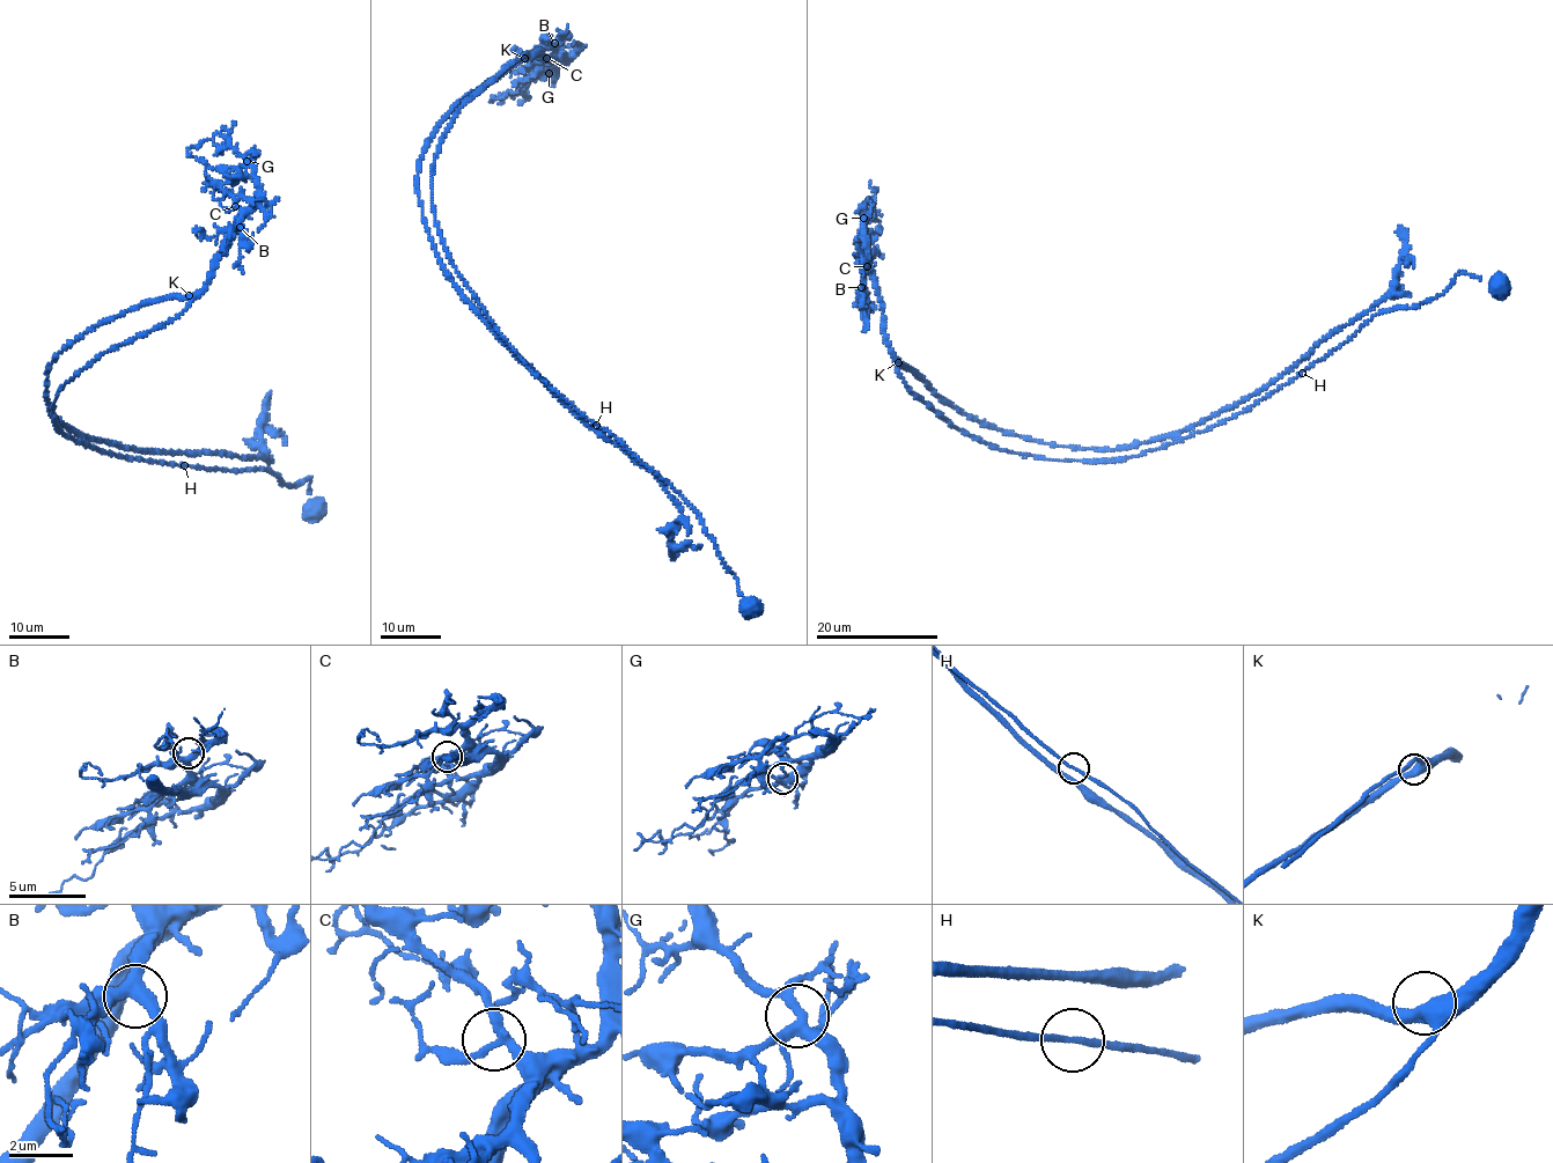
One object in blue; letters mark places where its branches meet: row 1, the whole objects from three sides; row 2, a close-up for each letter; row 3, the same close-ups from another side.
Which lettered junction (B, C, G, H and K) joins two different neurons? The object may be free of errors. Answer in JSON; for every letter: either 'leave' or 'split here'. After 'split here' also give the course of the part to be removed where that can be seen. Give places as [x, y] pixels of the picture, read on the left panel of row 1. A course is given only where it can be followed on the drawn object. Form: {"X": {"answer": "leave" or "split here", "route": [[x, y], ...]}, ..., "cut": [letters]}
{"B": {"answer": "leave"}, "C": {"answer": "leave"}, "G": {"answer": "leave"}, "H": {"answer": "leave"}, "K": {"answer": "leave"}, "cut": []}

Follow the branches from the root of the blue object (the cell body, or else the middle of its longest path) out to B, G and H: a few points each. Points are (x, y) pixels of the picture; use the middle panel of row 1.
B: (753, 606), (699, 514), (537, 377), (443, 243), (432, 164), (456, 109), (525, 54), (556, 57), (554, 43)
G: (753, 606), (699, 514), (537, 377), (443, 243), (432, 164), (456, 109), (525, 54), (566, 57), (549, 73)
H: (753, 606), (756, 602), (743, 601), (738, 582), (727, 571), (699, 514), (616, 438), (596, 425)

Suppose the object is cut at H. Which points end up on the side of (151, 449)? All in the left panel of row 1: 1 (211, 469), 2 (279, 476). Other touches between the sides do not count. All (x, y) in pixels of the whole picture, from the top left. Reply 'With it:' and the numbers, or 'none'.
With it: none

